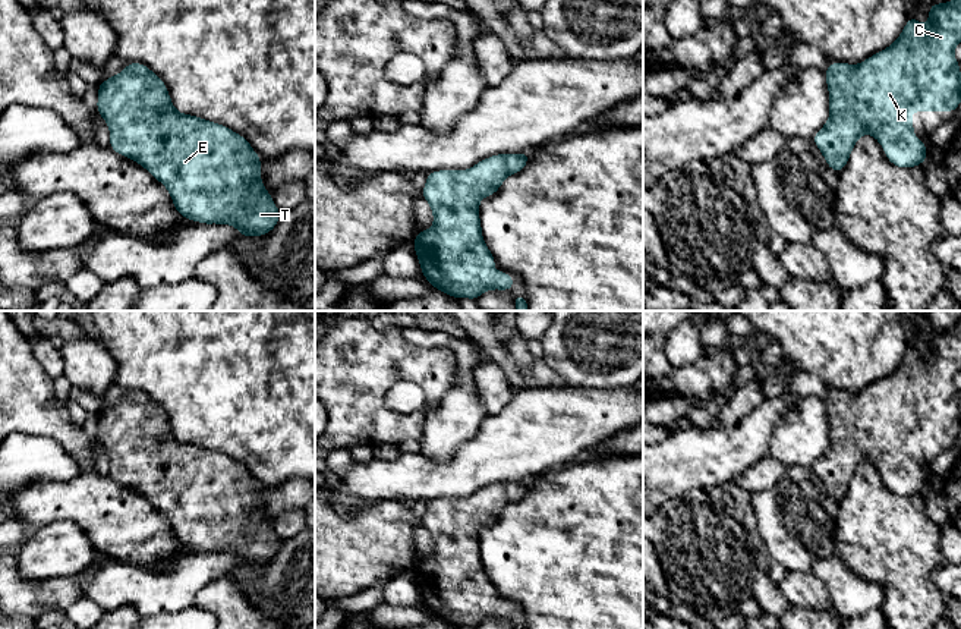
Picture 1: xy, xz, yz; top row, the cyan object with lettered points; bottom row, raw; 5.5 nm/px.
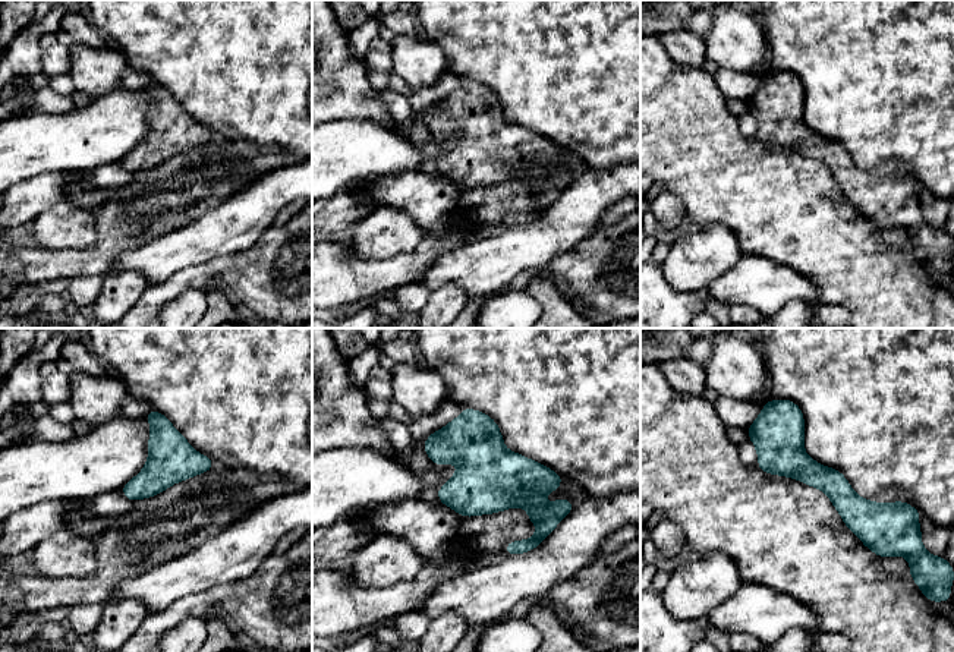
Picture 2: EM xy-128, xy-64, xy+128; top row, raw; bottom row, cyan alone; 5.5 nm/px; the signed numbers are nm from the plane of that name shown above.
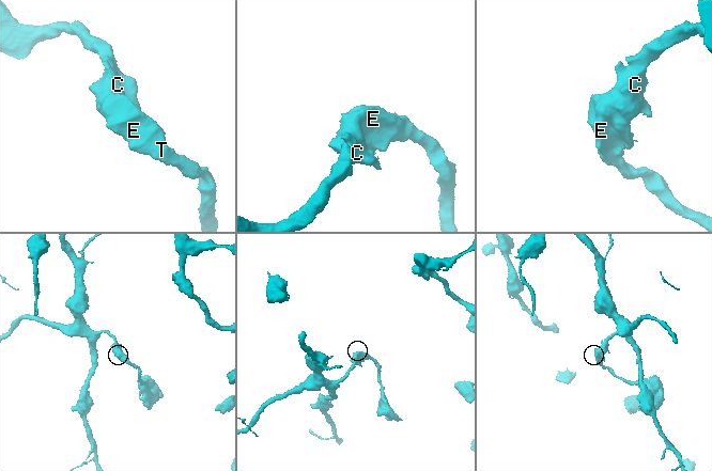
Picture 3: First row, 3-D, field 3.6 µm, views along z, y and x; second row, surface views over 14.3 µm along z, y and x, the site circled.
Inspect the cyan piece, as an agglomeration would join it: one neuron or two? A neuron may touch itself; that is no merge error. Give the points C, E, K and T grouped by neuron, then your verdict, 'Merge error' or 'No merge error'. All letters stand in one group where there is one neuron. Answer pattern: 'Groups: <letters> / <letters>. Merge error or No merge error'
Groups: C E K T. No merge error

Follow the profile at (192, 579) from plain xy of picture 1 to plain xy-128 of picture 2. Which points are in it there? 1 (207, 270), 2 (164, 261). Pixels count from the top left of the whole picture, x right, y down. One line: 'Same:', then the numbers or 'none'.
Same: 2

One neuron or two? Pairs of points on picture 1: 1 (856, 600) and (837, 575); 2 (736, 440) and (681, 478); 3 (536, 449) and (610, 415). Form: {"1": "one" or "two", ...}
{"1": "one", "2": "one", "3": "one"}

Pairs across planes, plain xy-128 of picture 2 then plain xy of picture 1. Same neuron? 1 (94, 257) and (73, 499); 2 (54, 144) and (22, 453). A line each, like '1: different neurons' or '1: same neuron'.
1: different neurons
2: same neuron

